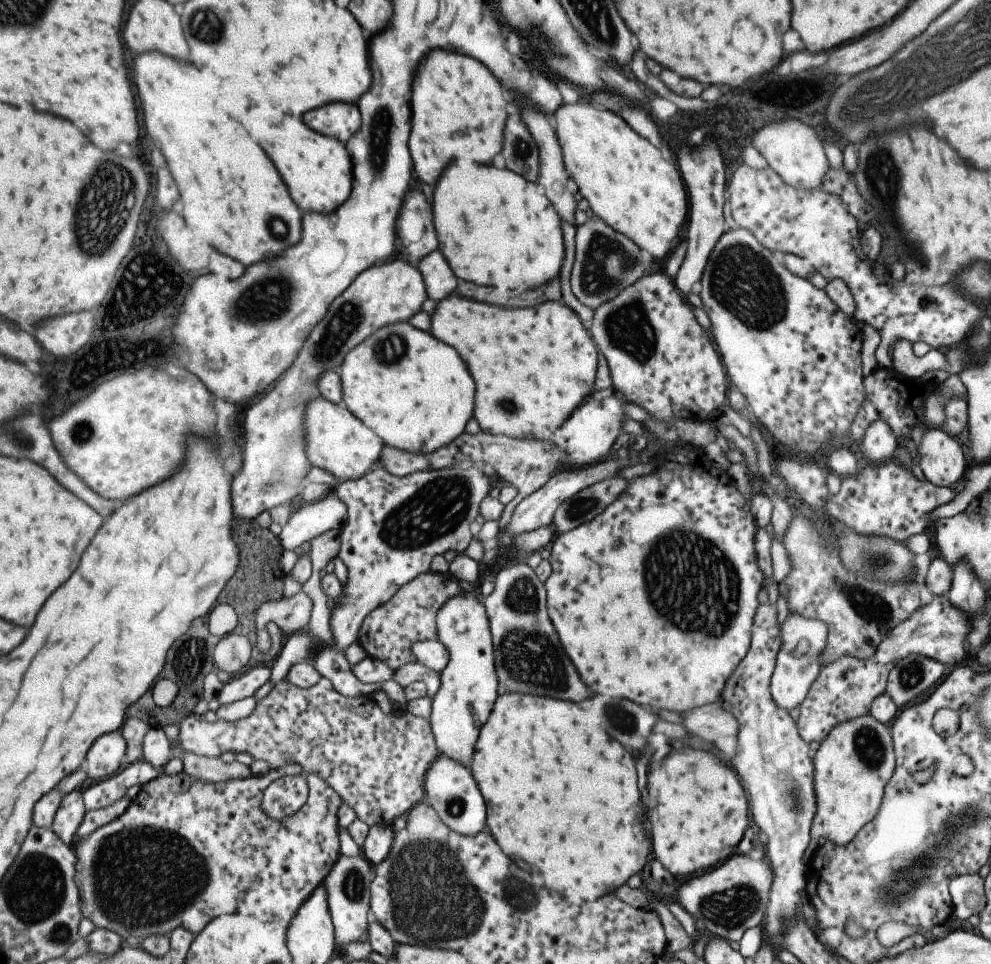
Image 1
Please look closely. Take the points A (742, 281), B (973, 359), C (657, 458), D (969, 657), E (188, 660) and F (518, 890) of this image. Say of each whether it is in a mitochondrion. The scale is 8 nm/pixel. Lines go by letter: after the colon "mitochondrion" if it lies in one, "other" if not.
A: mitochondrion
B: other
C: other
D: other
E: mitochondrion
F: mitochondrion

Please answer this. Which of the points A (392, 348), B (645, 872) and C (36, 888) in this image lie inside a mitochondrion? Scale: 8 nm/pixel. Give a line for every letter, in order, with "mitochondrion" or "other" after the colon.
A: mitochondrion
B: other
C: mitochondrion

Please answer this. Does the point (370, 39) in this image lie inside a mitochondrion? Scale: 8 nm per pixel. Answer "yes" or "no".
no

